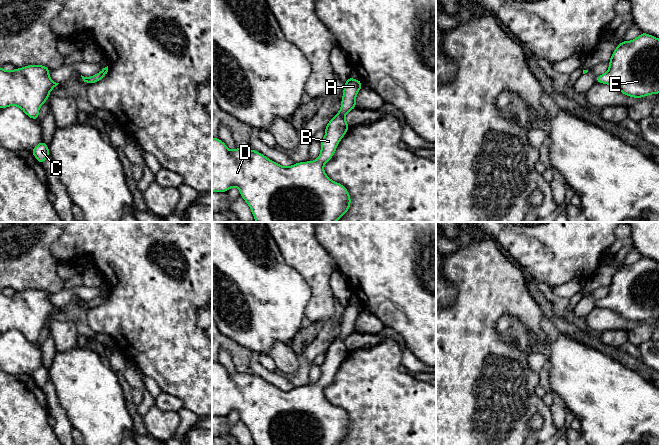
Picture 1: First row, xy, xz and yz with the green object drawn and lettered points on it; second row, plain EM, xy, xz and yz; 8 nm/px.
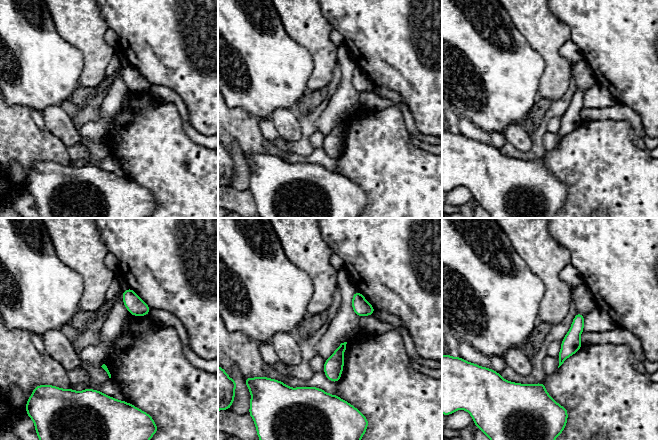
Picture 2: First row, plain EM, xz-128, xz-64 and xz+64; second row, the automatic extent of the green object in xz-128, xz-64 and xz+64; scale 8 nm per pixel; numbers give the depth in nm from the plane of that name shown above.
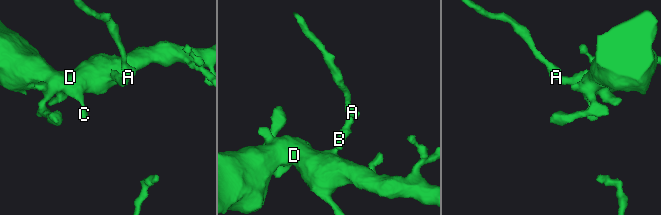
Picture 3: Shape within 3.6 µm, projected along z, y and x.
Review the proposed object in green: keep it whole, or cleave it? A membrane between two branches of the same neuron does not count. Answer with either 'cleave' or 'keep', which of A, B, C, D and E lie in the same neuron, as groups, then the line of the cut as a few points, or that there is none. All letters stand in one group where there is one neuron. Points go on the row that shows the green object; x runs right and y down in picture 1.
keep | A B C D E | no cut

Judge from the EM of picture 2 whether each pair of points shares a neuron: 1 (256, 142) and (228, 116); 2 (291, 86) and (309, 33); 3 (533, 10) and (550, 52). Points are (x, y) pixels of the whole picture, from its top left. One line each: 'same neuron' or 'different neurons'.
1: same neuron
2: different neurons
3: same neuron

